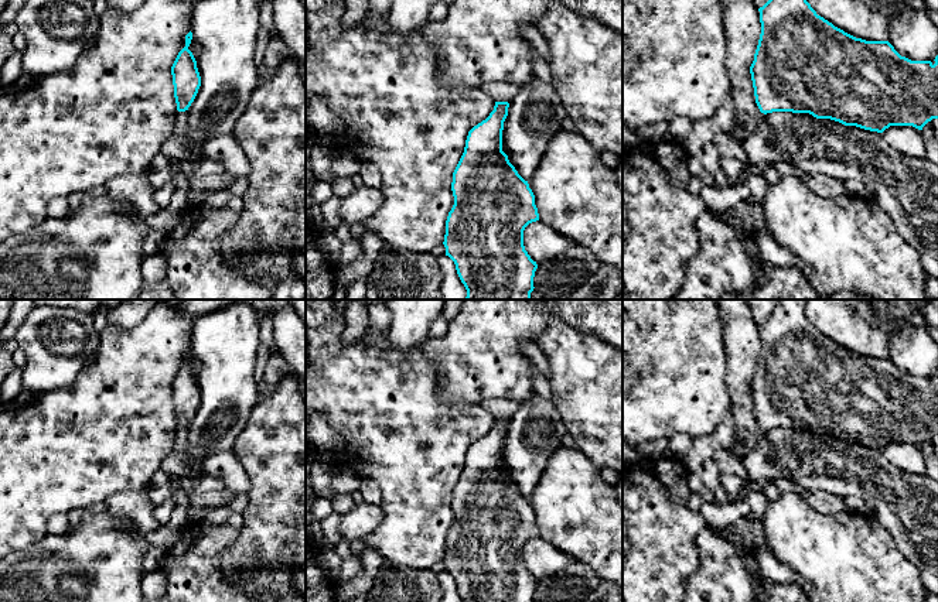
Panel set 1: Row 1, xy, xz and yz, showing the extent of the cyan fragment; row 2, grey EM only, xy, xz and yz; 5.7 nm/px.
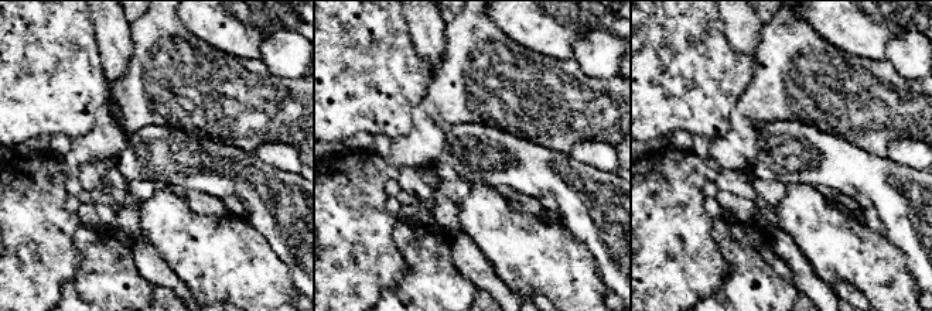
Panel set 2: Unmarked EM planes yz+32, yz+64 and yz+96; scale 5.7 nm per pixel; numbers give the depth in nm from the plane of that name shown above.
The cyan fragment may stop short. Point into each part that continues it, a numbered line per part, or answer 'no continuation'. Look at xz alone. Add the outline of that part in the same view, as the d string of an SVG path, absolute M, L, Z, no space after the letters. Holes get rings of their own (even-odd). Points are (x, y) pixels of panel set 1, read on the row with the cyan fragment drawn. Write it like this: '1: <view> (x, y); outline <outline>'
1: xz (500, 92); outline M488 82L481 88L495 102L511 102L521 90L516 85L504 85L497 82Z

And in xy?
1: xy (181, 117); outline M187 110L185 112L177 112L174 133L178 136L187 136L188 134L188 113L187 113Z

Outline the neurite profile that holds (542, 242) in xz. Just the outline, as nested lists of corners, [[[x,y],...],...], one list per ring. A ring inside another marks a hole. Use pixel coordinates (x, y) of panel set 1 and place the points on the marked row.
[[[536,220],[525,228],[523,246],[531,259],[540,264],[563,254],[576,246],[576,243],[542,220]]]

